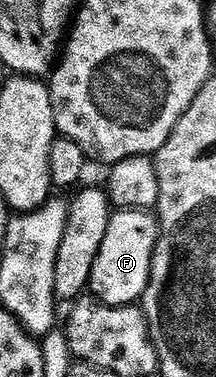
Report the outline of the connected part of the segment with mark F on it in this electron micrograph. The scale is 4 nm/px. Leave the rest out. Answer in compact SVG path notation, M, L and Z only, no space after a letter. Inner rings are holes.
M116 210L109 221L109 229L105 229L105 241L101 241L97 261L93 261L90 294L110 307L129 307L138 304L149 285L153 255L158 241L159 220L151 211Z

